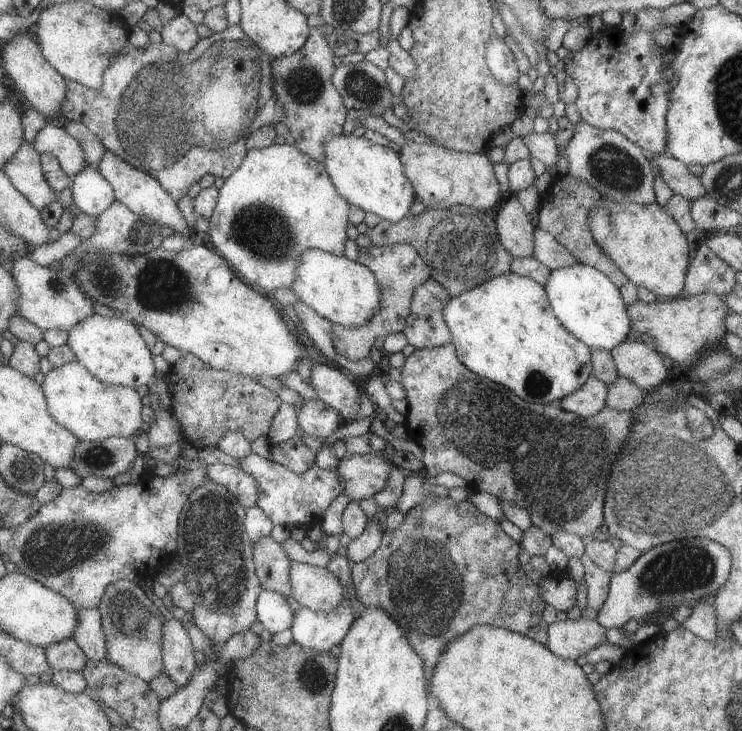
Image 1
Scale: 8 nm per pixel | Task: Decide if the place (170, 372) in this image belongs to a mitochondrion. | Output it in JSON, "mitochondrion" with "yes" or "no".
{"mitochondrion":"no"}

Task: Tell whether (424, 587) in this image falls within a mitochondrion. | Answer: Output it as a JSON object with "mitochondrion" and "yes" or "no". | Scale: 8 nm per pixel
{"mitochondrion":"yes"}

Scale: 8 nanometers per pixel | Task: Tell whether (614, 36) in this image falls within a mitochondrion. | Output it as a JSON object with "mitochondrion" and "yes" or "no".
{"mitochondrion":"no"}

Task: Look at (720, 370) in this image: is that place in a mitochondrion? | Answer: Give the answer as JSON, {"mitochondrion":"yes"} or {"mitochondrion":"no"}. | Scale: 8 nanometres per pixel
{"mitochondrion":"yes"}

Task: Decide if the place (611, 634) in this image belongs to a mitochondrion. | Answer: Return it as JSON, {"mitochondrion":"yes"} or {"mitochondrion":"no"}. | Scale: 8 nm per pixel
{"mitochondrion":"no"}

